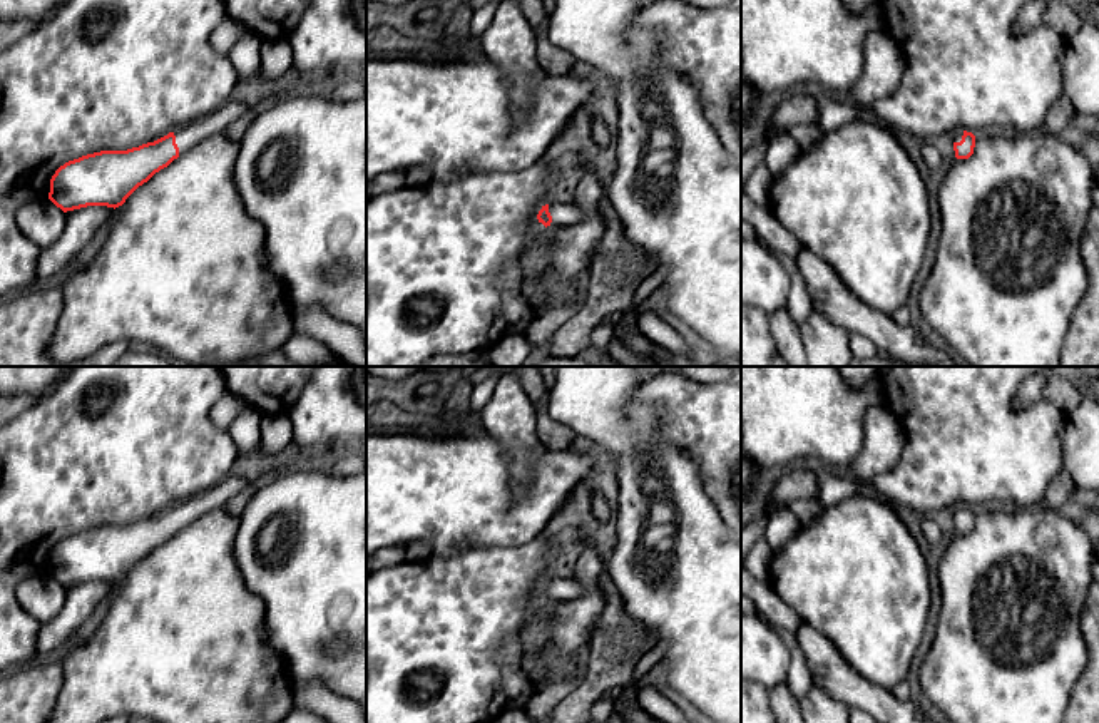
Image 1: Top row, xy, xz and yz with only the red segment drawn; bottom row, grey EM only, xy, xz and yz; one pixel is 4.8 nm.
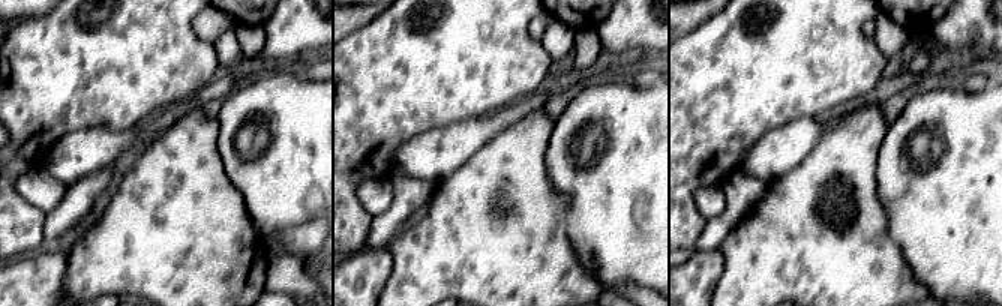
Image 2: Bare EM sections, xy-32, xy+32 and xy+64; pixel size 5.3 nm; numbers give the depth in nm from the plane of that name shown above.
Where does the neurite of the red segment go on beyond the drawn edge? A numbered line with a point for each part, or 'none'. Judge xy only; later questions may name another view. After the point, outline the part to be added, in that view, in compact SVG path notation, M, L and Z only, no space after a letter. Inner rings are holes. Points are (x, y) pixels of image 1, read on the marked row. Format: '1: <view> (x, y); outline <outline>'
1: xy (191, 134); outline M227 100L211 115L194 120L181 129L176 129L174 136L179 147L179 156L204 141L206 137L224 132L229 124L249 112L251 109L244 102Z

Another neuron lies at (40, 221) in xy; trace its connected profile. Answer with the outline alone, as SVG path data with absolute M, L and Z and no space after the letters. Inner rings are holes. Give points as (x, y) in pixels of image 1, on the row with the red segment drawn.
M50 199L32 201L17 211L15 221L25 241L45 249L60 236L65 213Z

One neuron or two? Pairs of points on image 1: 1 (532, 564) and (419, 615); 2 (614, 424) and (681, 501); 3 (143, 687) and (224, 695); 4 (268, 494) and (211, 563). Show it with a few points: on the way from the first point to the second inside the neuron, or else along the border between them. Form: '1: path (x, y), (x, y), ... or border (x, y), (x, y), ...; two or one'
1: path (504, 579), (487, 596), (447, 615); one
2: path (638, 439), (654, 446), (656, 457), (673, 477); one
3: path (163, 687), (204, 687); one
4: border (240, 517), (235, 543), (238, 569); two

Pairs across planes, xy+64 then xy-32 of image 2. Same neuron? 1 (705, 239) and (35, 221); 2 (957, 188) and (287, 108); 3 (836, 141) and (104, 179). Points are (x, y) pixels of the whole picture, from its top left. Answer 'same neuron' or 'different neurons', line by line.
1: different neurons
2: same neuron
3: different neurons

